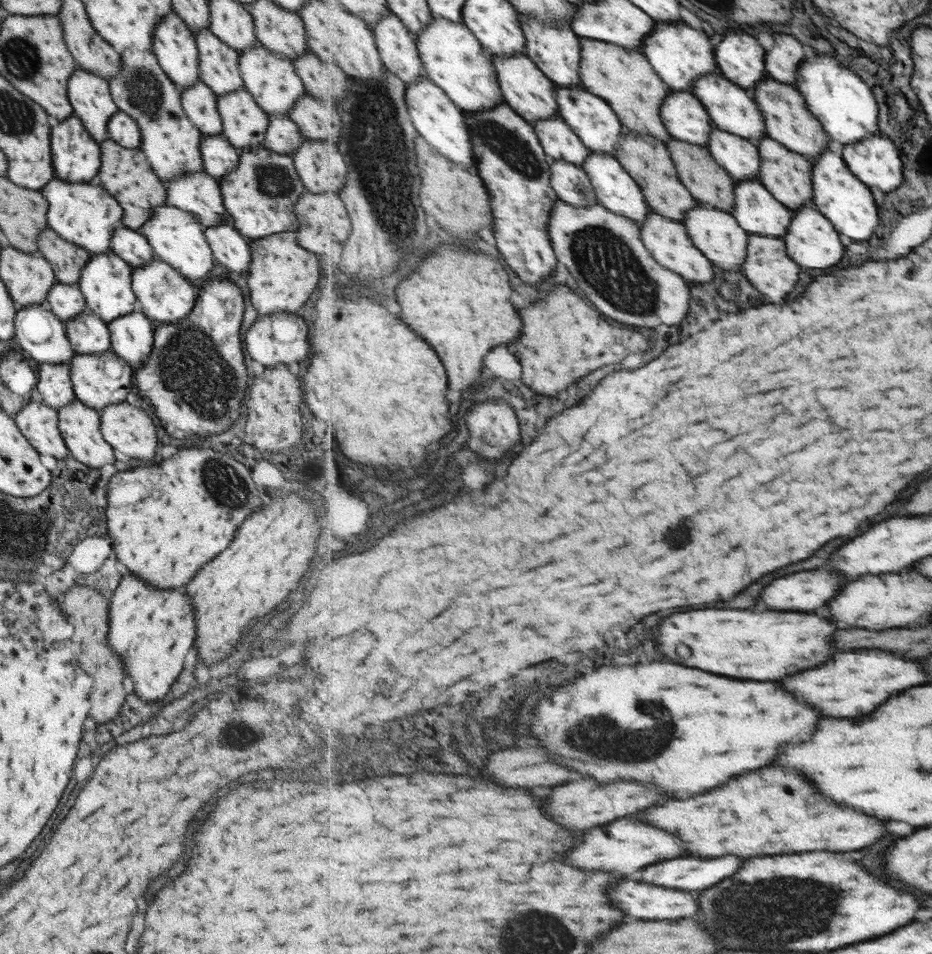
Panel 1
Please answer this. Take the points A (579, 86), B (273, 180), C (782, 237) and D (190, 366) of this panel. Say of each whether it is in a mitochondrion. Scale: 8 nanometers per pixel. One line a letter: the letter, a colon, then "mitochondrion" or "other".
A: other
B: mitochondrion
C: other
D: mitochondrion

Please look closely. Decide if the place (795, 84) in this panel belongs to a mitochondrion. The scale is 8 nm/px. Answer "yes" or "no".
no

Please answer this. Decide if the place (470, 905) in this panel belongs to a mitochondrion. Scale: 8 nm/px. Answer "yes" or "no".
no

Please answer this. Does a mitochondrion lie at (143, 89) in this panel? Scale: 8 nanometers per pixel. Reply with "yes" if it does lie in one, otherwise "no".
yes

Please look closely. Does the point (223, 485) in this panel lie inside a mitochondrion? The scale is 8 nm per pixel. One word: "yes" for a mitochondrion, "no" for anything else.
yes

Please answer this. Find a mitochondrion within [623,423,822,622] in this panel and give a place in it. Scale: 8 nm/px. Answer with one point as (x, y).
(679, 543)

